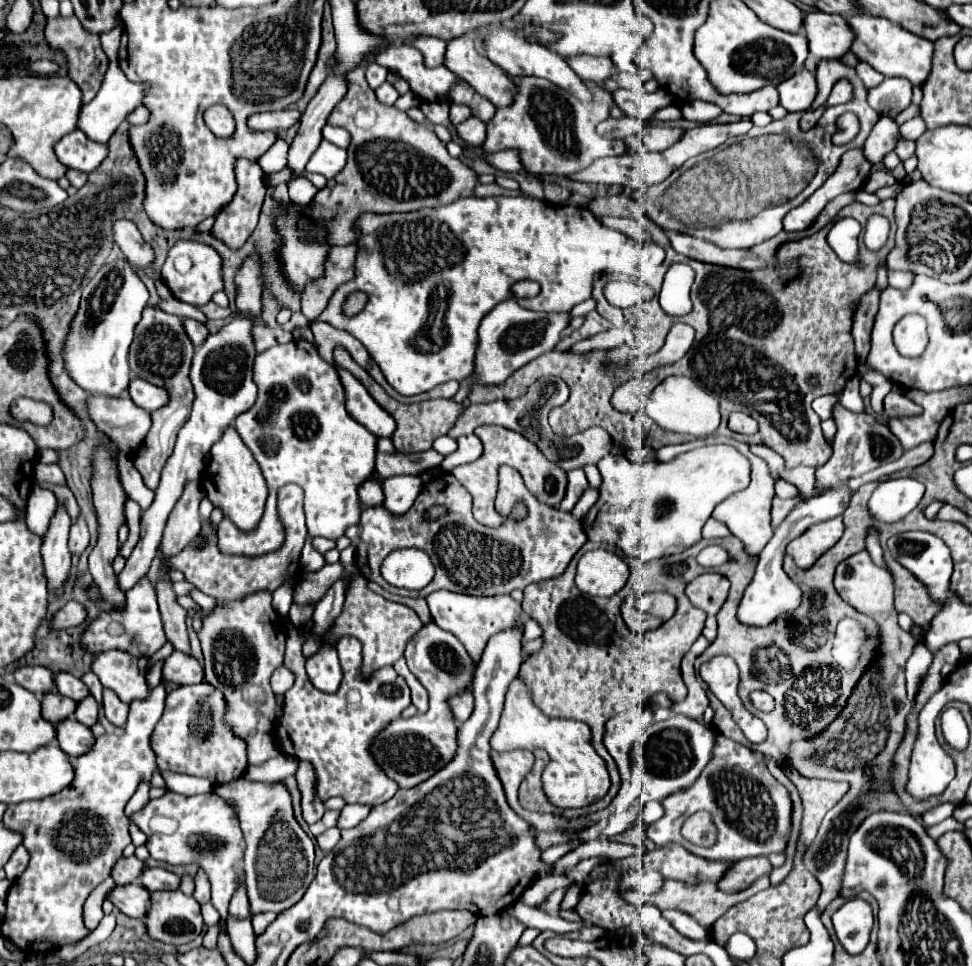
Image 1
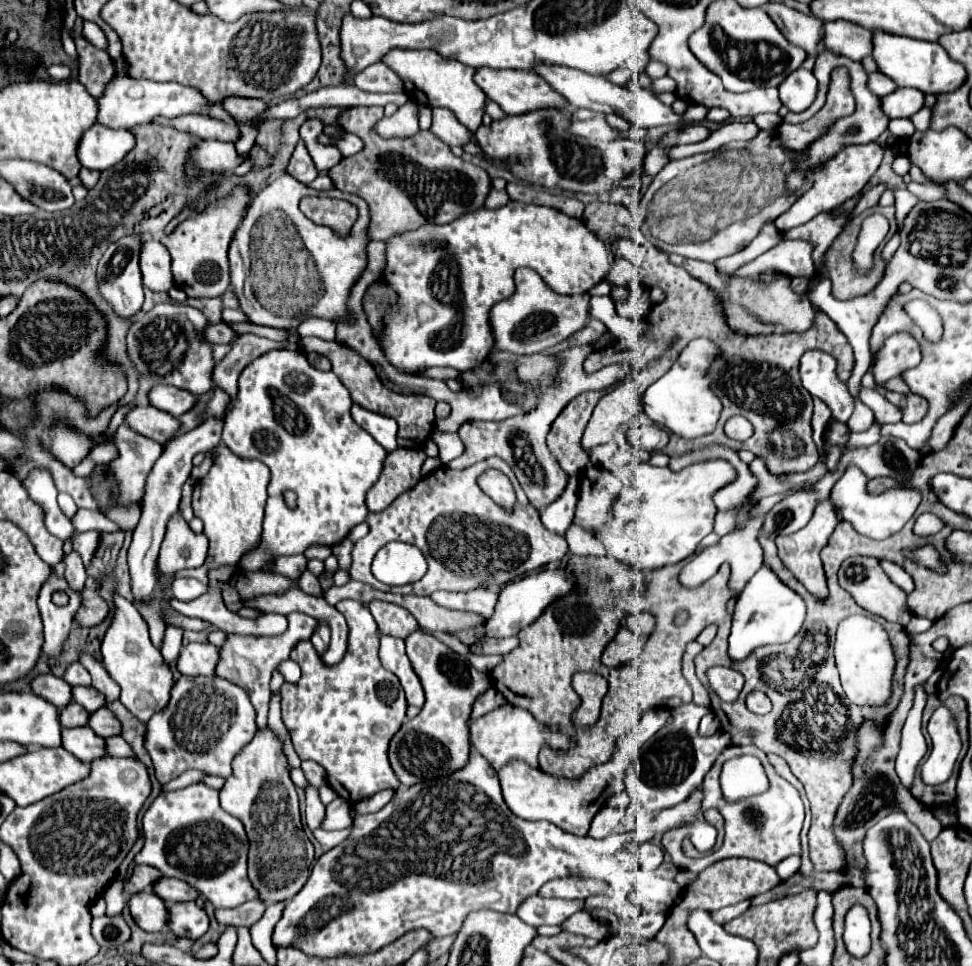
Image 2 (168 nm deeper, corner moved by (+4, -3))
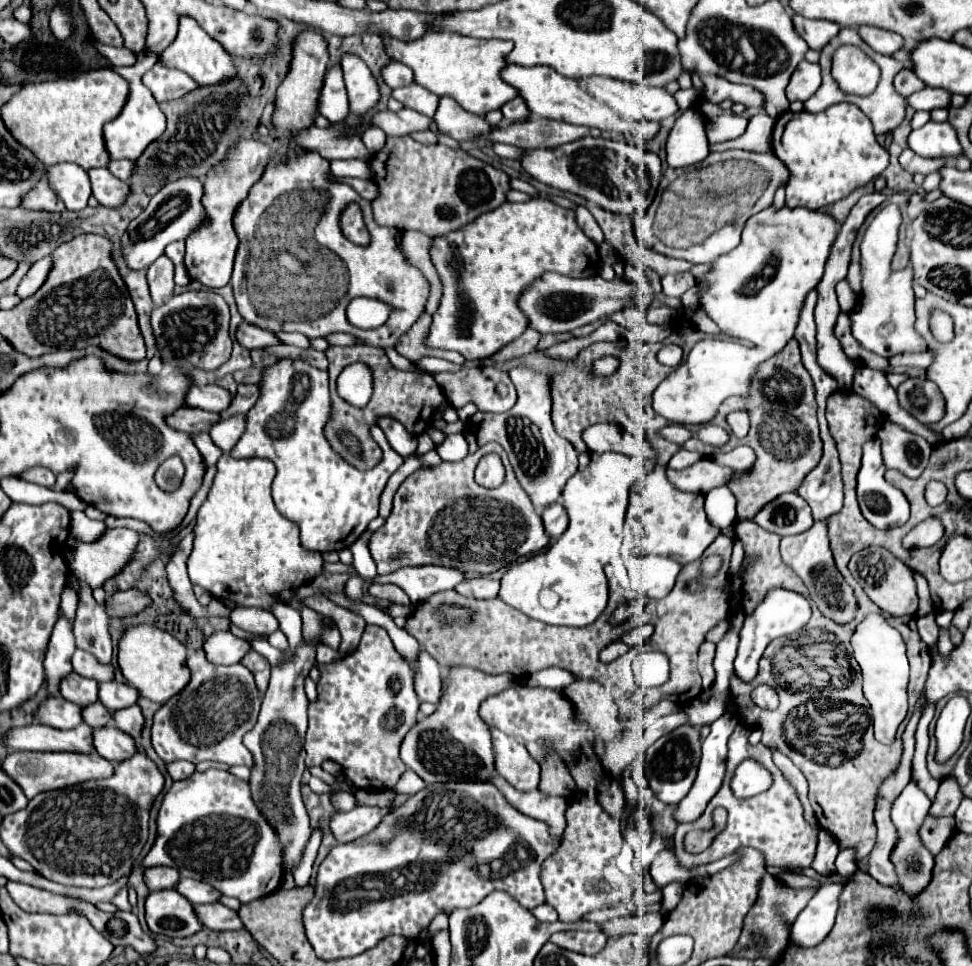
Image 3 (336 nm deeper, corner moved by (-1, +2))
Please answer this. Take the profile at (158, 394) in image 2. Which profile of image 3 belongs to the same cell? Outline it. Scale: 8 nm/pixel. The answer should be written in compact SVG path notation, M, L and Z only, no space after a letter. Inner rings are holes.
M204 385L204 387L190 387L184 401L188 407L198 407L202 411L212 411L212 413L220 413L222 409L226 409L226 405L230 405L230 393L218 385Z

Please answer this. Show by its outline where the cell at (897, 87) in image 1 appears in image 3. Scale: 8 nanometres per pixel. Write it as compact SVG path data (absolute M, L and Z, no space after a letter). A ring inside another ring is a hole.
M926 87L926 89L906 97L906 103L916 111L932 111L932 109L938 109L938 107L948 107L950 95L944 89Z

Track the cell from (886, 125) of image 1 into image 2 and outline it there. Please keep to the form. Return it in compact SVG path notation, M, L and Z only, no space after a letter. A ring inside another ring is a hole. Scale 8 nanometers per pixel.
M899 118L899 120L891 120L889 122L889 130L895 138L901 138L901 140L907 140L913 132L915 132L915 126L909 118Z

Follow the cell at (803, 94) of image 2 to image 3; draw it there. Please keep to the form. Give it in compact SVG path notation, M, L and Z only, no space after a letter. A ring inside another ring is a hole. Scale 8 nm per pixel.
M802 61L790 77L786 95L790 101L806 101L818 91L818 87L820 87L820 65Z

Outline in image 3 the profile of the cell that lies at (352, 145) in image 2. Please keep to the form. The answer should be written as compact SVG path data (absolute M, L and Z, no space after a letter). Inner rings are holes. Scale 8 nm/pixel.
M368 129L368 131L364 131L364 135L362 135L362 143L366 145L366 149L368 149L372 155L378 153L378 149L382 149L384 141L386 141L386 135L382 133L382 129Z

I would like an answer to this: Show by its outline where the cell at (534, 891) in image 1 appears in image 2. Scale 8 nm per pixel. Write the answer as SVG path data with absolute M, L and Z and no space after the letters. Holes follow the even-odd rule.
M531 896L527 898L521 908L517 910L517 916L531 926L543 926L543 924L563 924L569 916L584 909L583 900L557 900L557 898L541 898Z

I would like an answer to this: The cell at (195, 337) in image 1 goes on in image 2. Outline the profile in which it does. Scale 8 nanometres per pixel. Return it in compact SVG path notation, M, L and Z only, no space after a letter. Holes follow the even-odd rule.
M211 324L207 326L205 330L205 338L211 342L211 344L229 344L231 340L237 338L237 332L229 326L229 324Z

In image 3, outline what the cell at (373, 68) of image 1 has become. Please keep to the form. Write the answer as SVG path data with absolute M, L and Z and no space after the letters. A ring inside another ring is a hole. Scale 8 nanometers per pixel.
M390 61L382 67L380 71L384 83L390 87L390 89L396 89L396 87L404 87L404 85L410 85L414 81L414 75L412 75L412 69L406 67L404 63L396 63L396 61Z

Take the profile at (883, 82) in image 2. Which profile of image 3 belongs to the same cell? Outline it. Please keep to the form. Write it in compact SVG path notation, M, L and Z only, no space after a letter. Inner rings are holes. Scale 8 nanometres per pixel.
M902 69L894 77L894 87L902 97L909 97L912 93L916 93L918 89L924 89L926 85L922 85L922 81L918 81L918 77L914 77L914 71Z

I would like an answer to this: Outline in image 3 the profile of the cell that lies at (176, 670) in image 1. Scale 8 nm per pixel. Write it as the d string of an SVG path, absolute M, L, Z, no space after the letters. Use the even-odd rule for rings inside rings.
M216 631L204 639L202 645L206 659L214 665L234 665L250 651L248 641L232 635L230 631Z

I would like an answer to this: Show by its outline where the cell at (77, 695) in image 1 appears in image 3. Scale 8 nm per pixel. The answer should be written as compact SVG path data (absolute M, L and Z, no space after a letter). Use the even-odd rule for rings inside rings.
M108 681L108 683L98 685L98 699L106 709L116 711L116 709L124 709L124 707L134 705L138 699L138 691L124 685L124 683Z

